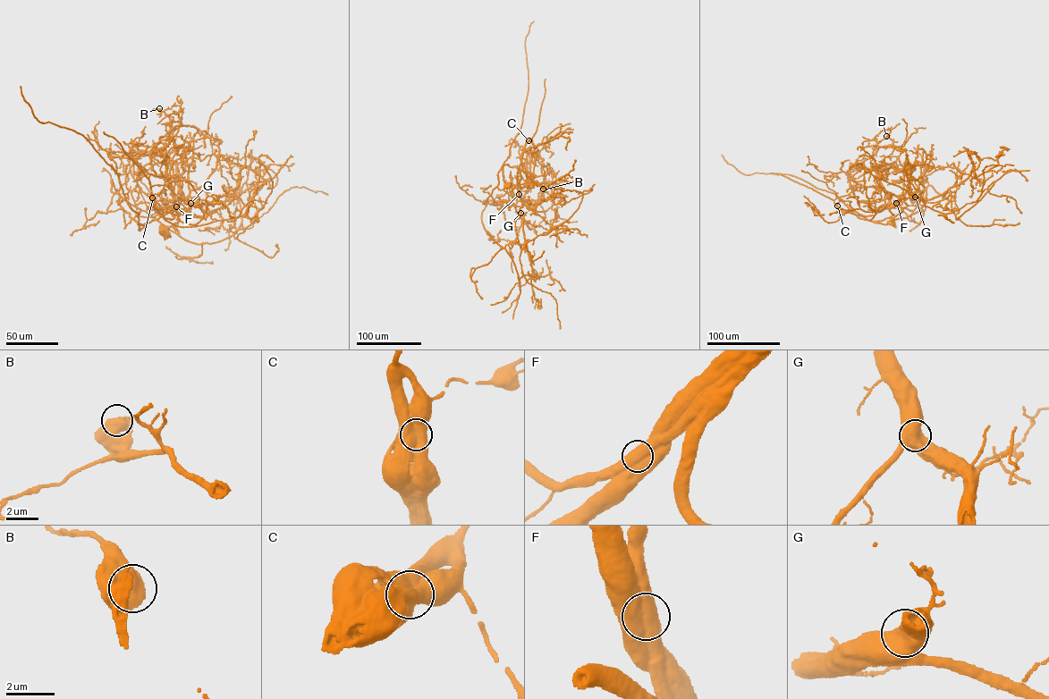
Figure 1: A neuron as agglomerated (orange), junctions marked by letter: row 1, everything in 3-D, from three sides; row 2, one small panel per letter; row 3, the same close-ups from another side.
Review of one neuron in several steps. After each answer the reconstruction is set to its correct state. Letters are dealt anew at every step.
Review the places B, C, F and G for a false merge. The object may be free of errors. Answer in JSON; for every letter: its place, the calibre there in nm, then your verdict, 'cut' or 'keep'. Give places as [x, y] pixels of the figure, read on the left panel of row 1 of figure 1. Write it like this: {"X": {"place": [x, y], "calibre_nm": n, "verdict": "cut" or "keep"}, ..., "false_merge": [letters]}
{"B": {"place": [159, 108], "calibre_nm": 1050, "verdict": "keep"}, "C": {"place": [152, 197], "calibre_nm": 1050, "verdict": "keep"}, "F": {"place": [176, 206], "calibre_nm": 1100, "verdict": "keep"}, "G": {"place": [190, 203], "calibre_nm": 1000, "verdict": "keep"}, "false_merge": []}

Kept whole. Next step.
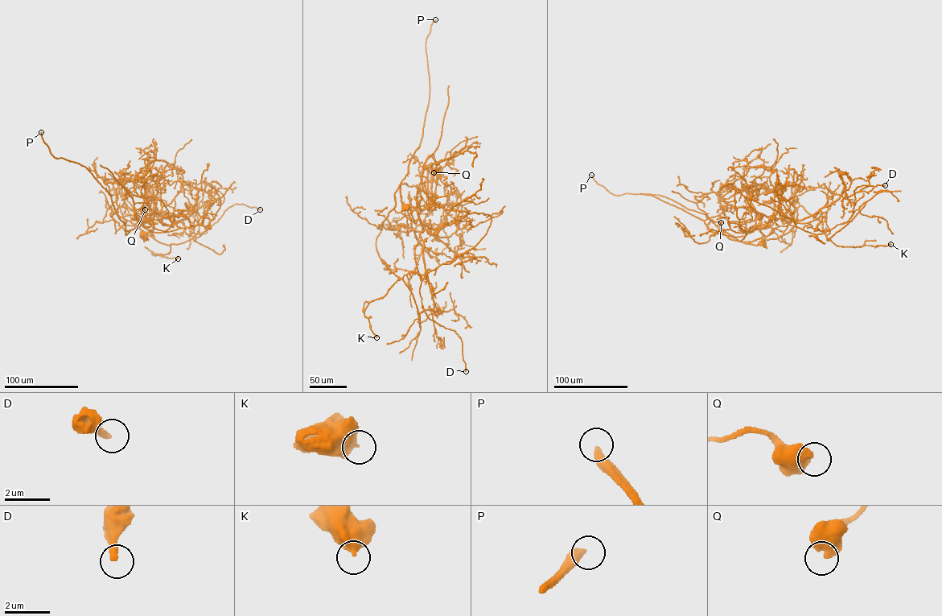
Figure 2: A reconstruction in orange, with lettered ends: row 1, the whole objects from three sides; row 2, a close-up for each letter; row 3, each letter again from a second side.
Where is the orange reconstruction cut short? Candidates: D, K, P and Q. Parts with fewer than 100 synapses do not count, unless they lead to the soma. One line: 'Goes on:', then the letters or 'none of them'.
Goes on: P

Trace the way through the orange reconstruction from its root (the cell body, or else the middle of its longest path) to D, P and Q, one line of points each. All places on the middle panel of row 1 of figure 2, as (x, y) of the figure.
D: (406, 206), (436, 234), (466, 214), (491, 217), (419, 289), (428, 317), (460, 338), (466, 371)
P: (406, 206), (419, 220), (402, 207), (401, 183), (422, 136), (435, 19)
Q: (406, 206), (413, 222), (419, 220), (418, 212), (430, 203), (434, 172), (453, 161), (450, 151), (433, 172)

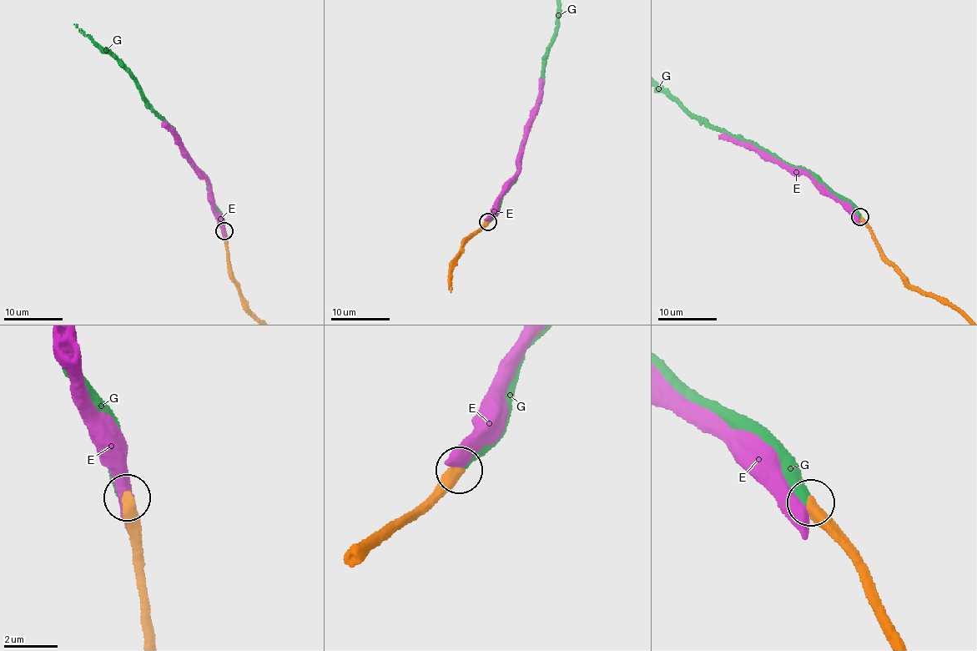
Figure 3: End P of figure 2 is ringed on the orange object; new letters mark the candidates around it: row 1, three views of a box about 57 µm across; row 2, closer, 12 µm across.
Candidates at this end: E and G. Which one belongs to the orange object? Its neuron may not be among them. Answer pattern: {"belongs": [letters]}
{"belongs": ["G"]}

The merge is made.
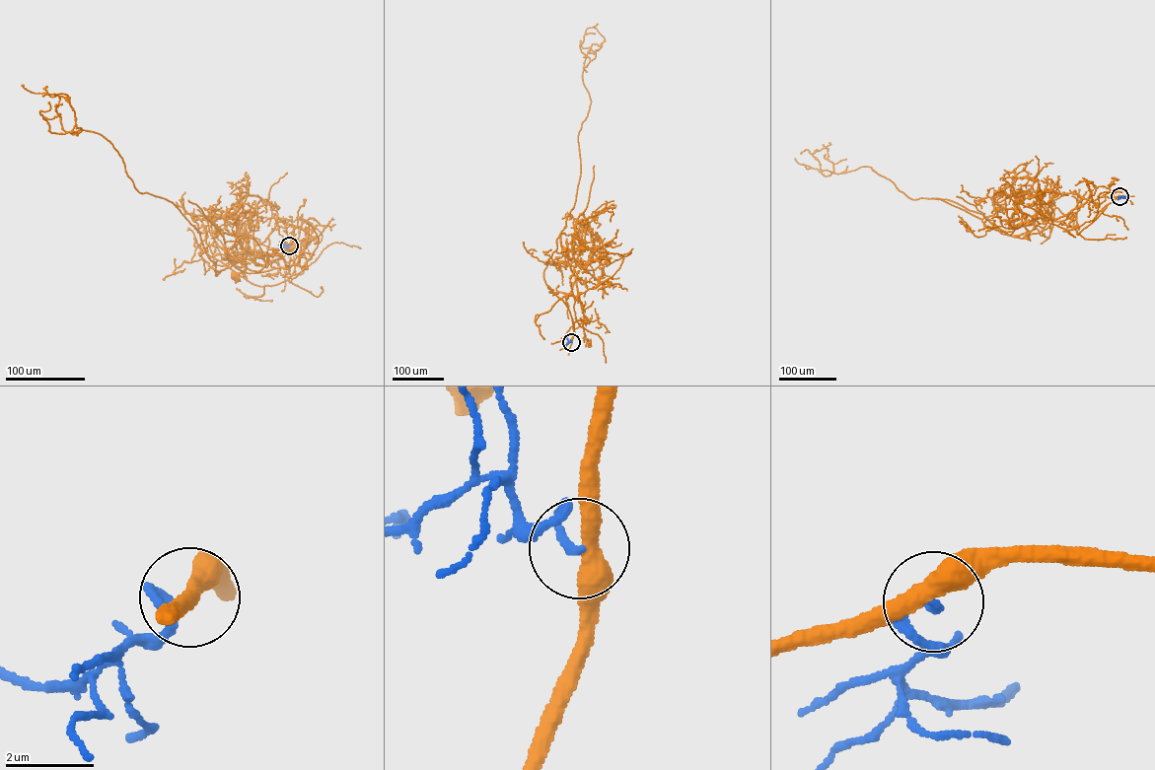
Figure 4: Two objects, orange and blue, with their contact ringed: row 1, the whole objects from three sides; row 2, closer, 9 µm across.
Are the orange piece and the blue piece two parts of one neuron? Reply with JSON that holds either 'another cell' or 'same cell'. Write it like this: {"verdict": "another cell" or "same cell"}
{"verdict": "another cell"}

